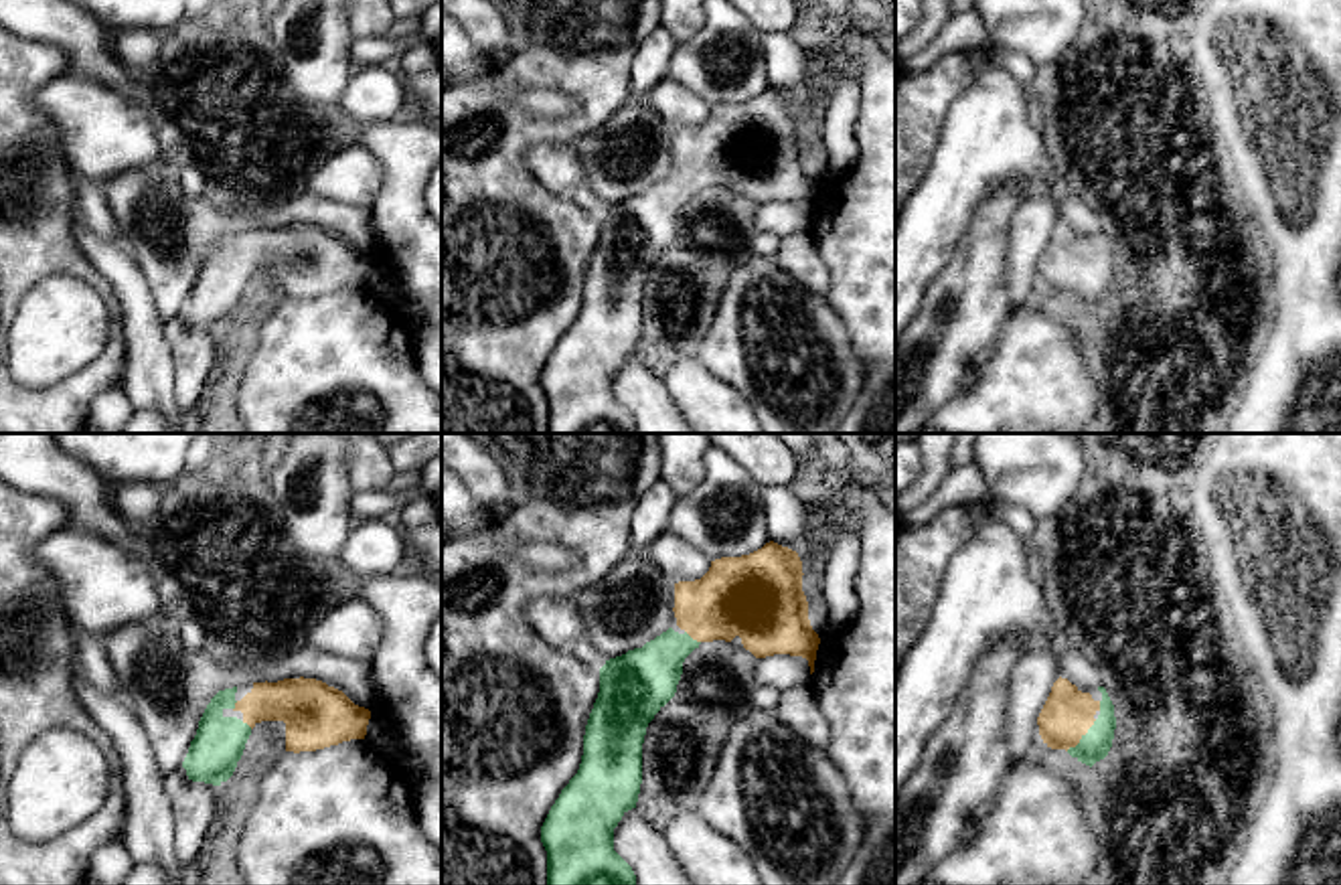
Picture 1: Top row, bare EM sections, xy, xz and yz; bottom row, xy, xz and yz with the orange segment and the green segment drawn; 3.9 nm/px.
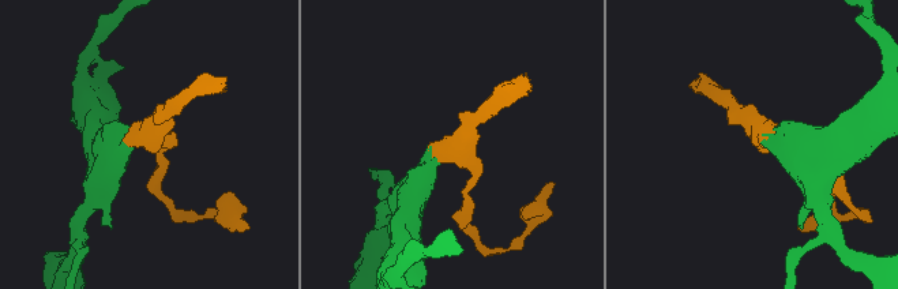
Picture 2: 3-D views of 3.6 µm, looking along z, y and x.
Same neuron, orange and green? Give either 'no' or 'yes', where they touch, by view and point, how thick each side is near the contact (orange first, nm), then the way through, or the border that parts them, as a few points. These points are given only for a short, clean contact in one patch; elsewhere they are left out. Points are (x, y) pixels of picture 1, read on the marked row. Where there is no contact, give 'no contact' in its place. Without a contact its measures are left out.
yes; contact yz (1080, 738); calibres 200 and 120 nm; way yz (1068, 713), (1068, 723), (1080, 738), (1094, 746)

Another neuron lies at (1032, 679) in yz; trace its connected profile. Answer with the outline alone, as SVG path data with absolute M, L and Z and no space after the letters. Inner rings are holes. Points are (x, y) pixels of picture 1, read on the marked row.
M1027 652L1011 672L1009 685L1009 749L1011 766L1041 751L1037 717L1059 678L1057 652Z

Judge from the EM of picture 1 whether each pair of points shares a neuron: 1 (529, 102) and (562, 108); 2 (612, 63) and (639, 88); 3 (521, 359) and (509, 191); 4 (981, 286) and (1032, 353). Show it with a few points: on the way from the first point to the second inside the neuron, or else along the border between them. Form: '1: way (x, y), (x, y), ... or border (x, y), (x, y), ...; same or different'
1: way (537, 102), (554, 106); same
2: border (647, 35), (633, 57), (630, 96); different
3: way (549, 314), (570, 286), (551, 223); same
4: border (1011, 312), (989, 351); different

